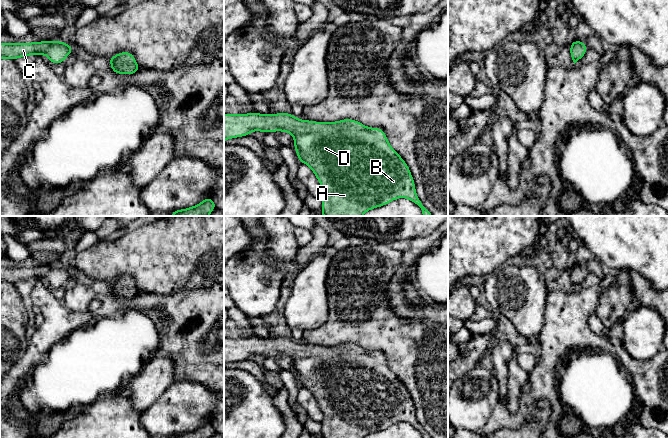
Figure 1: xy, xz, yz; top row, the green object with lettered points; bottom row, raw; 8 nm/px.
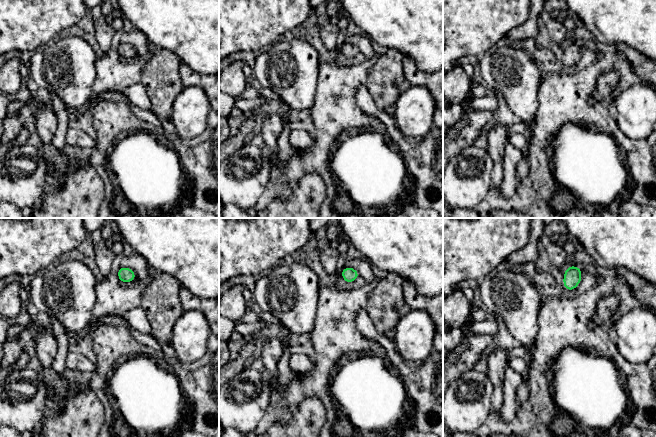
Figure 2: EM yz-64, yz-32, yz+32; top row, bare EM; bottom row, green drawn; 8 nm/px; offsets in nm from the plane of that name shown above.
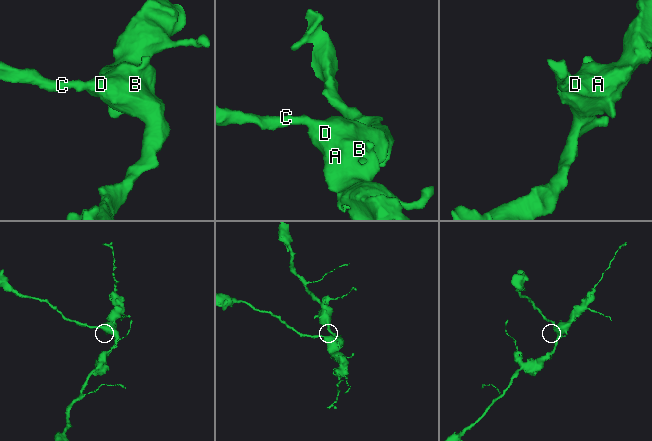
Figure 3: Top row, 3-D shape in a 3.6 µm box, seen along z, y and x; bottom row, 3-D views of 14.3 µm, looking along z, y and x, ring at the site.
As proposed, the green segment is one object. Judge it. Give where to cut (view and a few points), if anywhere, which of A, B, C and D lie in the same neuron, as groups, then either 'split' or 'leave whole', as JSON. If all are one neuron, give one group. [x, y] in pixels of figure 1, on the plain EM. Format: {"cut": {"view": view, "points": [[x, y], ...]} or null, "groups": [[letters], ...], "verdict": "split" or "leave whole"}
{"cut": null, "groups": [["A", "B", "C", "D"]], "verdict": "leave whole"}

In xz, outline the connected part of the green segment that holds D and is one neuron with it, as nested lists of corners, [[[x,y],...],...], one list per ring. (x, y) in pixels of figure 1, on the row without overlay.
[[[290,337],[259,338],[224,338],[224,366],[229,362],[249,359],[252,355],[264,357],[289,356],[294,362],[299,387],[307,388],[317,401],[323,415],[322,438],[364,438],[367,435],[384,430],[396,422],[407,422],[416,428],[423,438],[432,438],[416,418],[415,407],[410,393],[401,380],[391,371],[385,356],[381,352],[366,351],[353,343],[337,346],[315,346],[299,344]]]

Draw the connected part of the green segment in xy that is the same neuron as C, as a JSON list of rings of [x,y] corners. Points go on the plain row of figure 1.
[[[56,264],[32,267],[0,267],[0,283],[6,282],[16,284],[20,281],[32,278],[47,279],[52,288],[65,285],[66,281],[73,276],[72,269]]]

